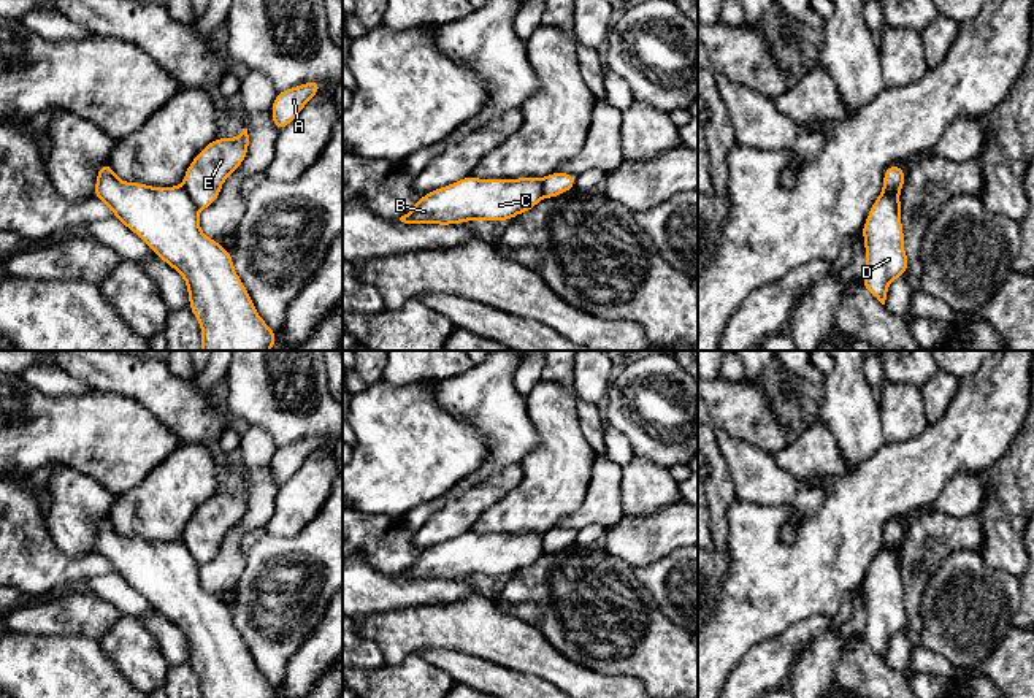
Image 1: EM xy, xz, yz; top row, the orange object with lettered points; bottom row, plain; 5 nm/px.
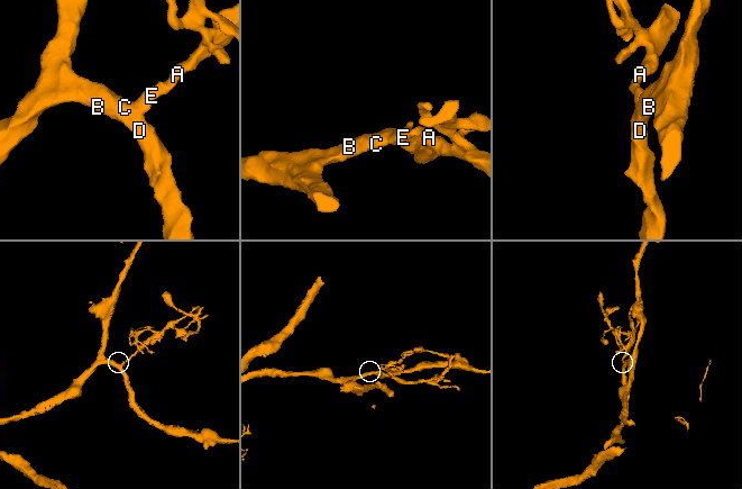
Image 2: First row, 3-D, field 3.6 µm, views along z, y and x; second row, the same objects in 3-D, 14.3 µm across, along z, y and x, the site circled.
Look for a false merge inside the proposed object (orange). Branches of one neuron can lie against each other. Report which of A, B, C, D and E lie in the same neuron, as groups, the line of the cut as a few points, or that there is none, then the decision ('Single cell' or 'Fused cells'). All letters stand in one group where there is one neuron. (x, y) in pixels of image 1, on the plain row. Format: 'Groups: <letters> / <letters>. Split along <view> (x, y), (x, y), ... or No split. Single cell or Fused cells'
Groups: A E / B C D. Split along xy (181, 541), (199, 563). Fused cells

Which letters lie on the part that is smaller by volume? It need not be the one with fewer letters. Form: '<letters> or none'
A, E

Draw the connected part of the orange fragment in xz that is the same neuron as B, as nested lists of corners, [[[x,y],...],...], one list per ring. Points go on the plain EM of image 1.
[[[473,530],[435,544],[400,573],[404,579],[452,581],[468,576],[511,576],[542,554],[541,533],[477,535]]]

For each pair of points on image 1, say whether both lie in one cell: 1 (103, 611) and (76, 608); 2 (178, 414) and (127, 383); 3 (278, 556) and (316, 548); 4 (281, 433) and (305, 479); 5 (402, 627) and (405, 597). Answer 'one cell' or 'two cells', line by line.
1: one cell
2: one cell
3: one cell
4: two cells
5: two cells

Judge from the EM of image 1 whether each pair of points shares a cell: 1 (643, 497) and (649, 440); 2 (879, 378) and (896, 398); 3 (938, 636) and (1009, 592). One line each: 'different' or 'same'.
1: different
2: different
3: same

